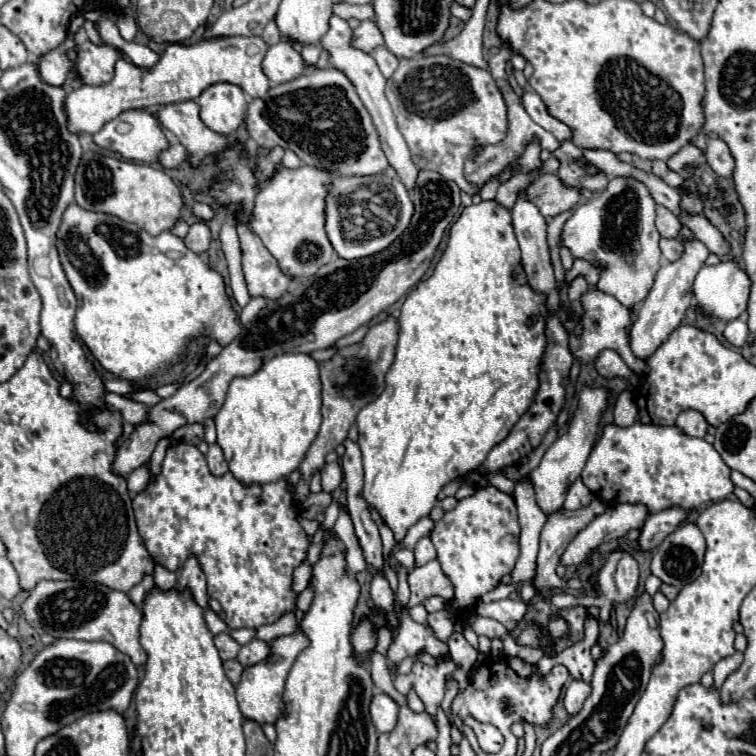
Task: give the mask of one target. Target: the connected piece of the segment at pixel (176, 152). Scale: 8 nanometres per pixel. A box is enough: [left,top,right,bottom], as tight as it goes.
[159,144,185,168]

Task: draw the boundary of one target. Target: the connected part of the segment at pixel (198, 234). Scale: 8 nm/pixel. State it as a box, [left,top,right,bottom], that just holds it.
[185,222,211,254]

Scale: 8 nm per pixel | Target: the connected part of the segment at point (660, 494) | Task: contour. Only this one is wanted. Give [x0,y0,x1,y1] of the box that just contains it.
[581,424,733,514]

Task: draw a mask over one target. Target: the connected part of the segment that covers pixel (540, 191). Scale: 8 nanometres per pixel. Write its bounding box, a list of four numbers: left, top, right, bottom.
[523,174,579,216]

